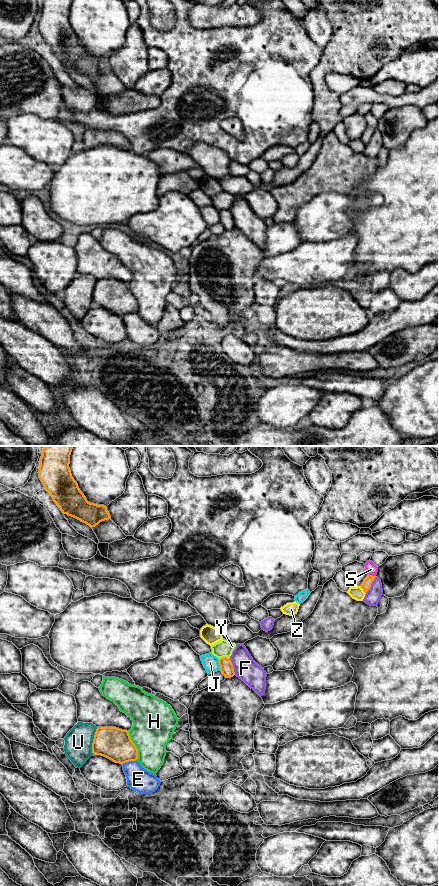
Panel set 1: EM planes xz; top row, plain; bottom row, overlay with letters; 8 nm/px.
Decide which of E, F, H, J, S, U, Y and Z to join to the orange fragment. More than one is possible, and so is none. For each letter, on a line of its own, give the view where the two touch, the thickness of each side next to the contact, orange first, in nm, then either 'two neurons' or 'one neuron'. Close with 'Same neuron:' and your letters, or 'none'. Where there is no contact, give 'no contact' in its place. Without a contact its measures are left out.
E: contact in xz; calibres 260 and 190 nm; two neurons
F: contact in xz; calibres 110 and 180 nm; two neurons
H: contact in xz; calibres 260 and 360 nm; two neurons
J: contact in xz; calibres 110 and 130 nm; two neurons
S: contact in xz; calibres 80 and 90 nm; two neurons
U: contact in xz; calibres 260 and 220 nm; two neurons
Y: contact in xz; calibres 110 and 140 nm; one neuron
Z: contact in xz; calibres 80 and 110 nm; two neurons
Same neuron: Y

